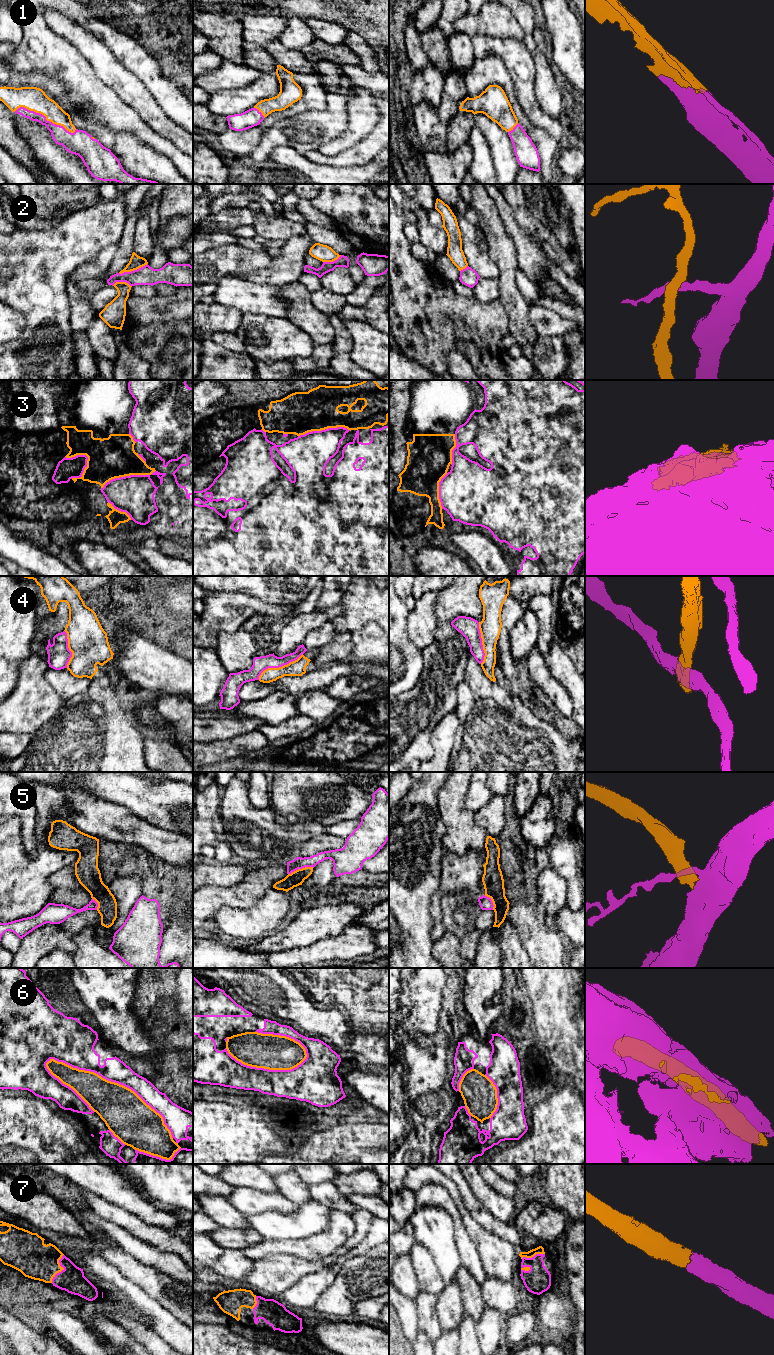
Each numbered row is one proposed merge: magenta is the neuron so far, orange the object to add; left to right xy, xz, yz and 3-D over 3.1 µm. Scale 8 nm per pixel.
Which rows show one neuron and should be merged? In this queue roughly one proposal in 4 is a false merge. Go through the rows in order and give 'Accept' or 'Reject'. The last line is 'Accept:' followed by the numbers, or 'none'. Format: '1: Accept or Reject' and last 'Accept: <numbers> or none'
1: Accept
2: Reject
3: Reject
4: Reject
5: Reject
6: Accept
7: Accept
Accept: 1, 6, 7

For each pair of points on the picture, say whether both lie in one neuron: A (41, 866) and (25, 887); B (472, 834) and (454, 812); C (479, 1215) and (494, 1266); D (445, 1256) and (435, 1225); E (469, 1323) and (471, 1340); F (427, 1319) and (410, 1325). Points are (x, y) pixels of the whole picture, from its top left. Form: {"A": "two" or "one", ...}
{"A": "one", "B": "one", "C": "two", "D": "one", "E": "one", "F": "two"}

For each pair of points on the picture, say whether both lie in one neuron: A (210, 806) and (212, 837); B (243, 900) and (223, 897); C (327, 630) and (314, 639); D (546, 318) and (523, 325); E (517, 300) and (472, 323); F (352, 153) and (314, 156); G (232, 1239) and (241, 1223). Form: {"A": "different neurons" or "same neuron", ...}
{"A": "same neuron", "B": "same neuron", "C": "same neuron", "D": "different neurons", "E": "different neurons", "F": "same neuron", "G": "different neurons"}

